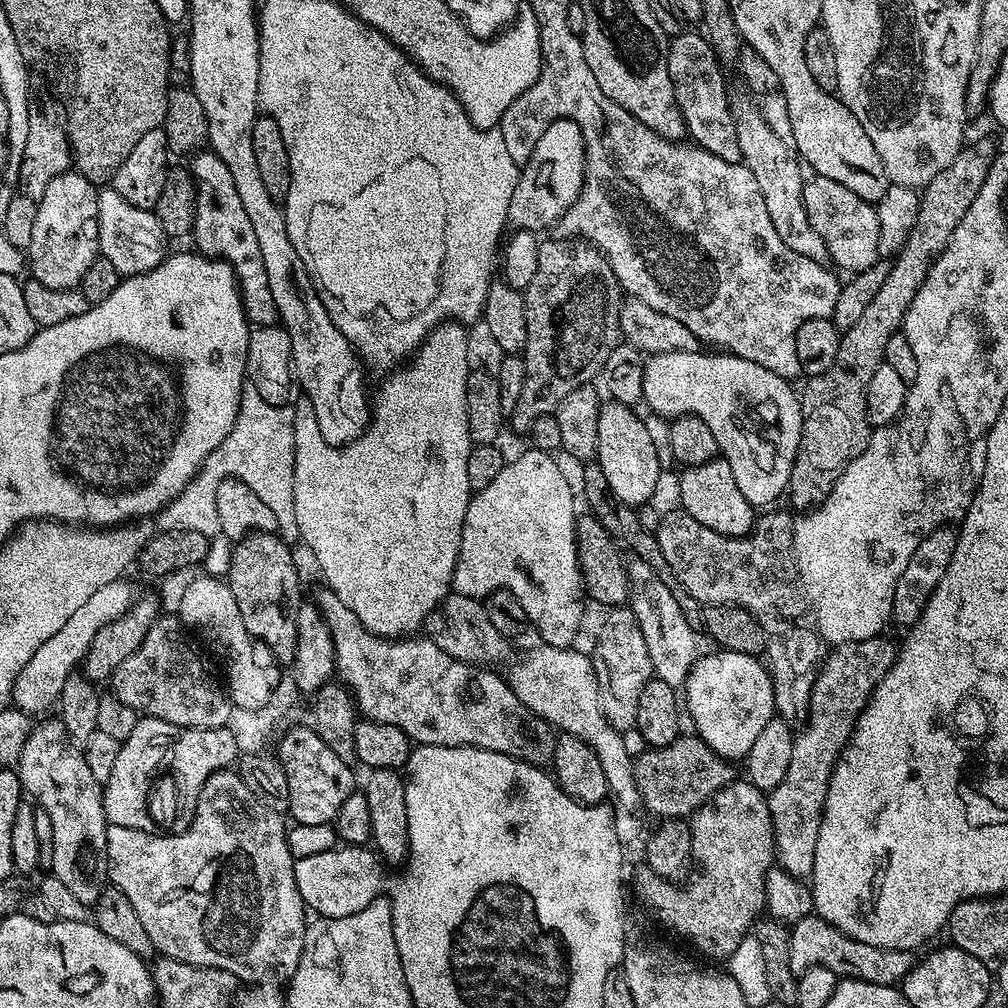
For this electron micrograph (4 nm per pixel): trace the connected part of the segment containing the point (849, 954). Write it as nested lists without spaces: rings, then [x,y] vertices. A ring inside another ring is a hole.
[[[815,914],[791,925],[789,940],[790,964],[797,974],[805,968],[821,964],[826,966],[826,970],[834,970],[837,978],[896,986],[906,978],[914,963],[913,953],[907,948],[883,948],[870,946],[870,942],[858,942]]]

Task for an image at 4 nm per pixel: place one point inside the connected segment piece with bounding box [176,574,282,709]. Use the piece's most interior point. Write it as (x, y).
(207, 605)

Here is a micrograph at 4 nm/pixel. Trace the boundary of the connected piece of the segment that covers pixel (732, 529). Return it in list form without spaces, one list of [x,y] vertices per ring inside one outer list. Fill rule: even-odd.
[[[723,458],[709,460],[699,468],[684,468],[680,476],[679,507],[694,522],[702,522],[706,530],[714,530],[723,536],[746,536],[751,532],[758,519],[757,509],[746,502],[742,490],[738,490],[738,482],[734,482],[734,473]]]

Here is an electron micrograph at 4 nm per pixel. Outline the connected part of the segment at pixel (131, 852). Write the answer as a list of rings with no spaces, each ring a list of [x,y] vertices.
[[[239,771],[216,772],[202,786],[200,797],[196,799],[196,810],[190,820],[192,825],[185,832],[178,833],[177,836],[159,836],[156,830],[140,832],[123,828],[117,824],[108,825],[106,854],[108,855],[108,874],[111,883],[118,890],[122,890],[122,894],[126,894],[126,898],[130,898],[130,906],[134,906],[134,914],[138,914],[146,934],[150,934],[153,949],[160,956],[169,956],[175,960],[203,968],[217,968],[218,970],[233,972],[237,981],[240,982],[259,981],[261,978],[267,977],[264,975],[267,972],[274,971],[275,968],[295,969],[296,964],[302,958],[309,921],[304,920],[304,915],[306,915],[304,900],[298,894],[298,886],[294,882],[296,860],[290,854],[284,820],[285,817],[281,813],[270,810],[270,806],[266,806],[256,797],[254,790],[250,790],[250,786],[246,786],[246,782],[240,776]]]

